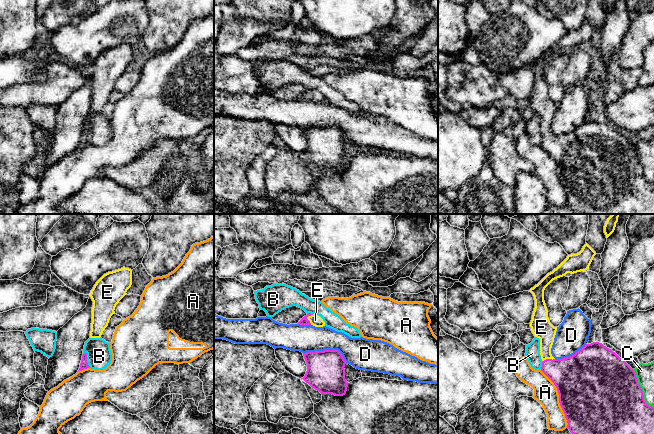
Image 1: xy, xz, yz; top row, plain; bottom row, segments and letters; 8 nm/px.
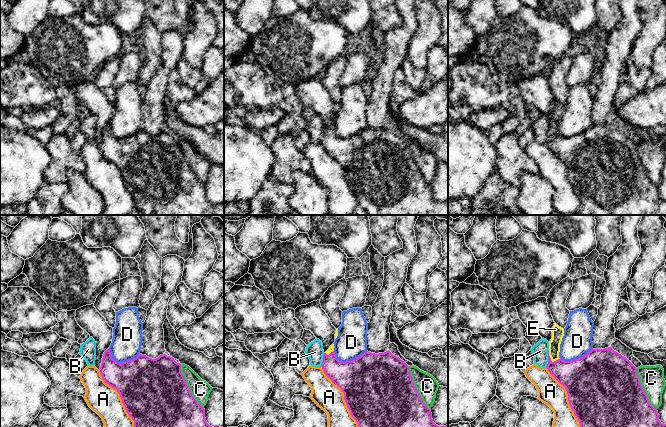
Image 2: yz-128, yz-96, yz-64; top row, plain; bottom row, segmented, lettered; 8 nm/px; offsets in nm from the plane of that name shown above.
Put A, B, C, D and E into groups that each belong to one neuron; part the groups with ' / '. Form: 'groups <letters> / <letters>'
groups A / B / C / D / E

